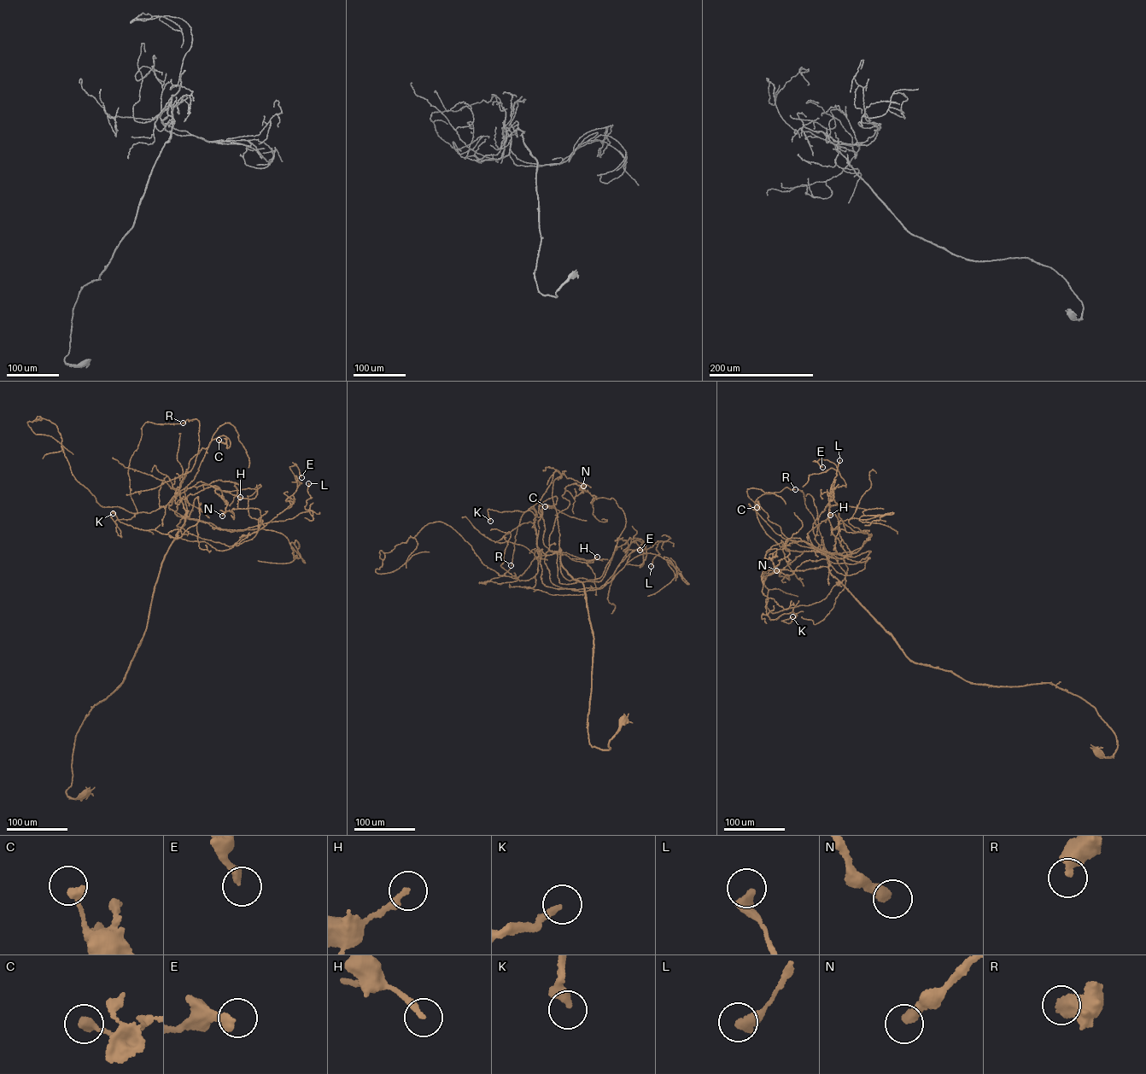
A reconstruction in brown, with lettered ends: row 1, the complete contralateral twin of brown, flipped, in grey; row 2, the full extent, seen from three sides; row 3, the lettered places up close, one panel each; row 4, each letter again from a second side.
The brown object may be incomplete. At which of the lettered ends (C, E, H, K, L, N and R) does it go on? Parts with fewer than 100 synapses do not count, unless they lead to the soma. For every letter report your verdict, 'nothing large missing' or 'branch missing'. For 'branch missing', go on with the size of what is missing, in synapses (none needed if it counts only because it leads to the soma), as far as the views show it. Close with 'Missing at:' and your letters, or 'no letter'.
C: nothing large missing
E: nothing large missing
H: nothing large missing
K: nothing large missing
L: nothing large missing
N: nothing large missing
R: nothing large missing
Missing at: no letter

